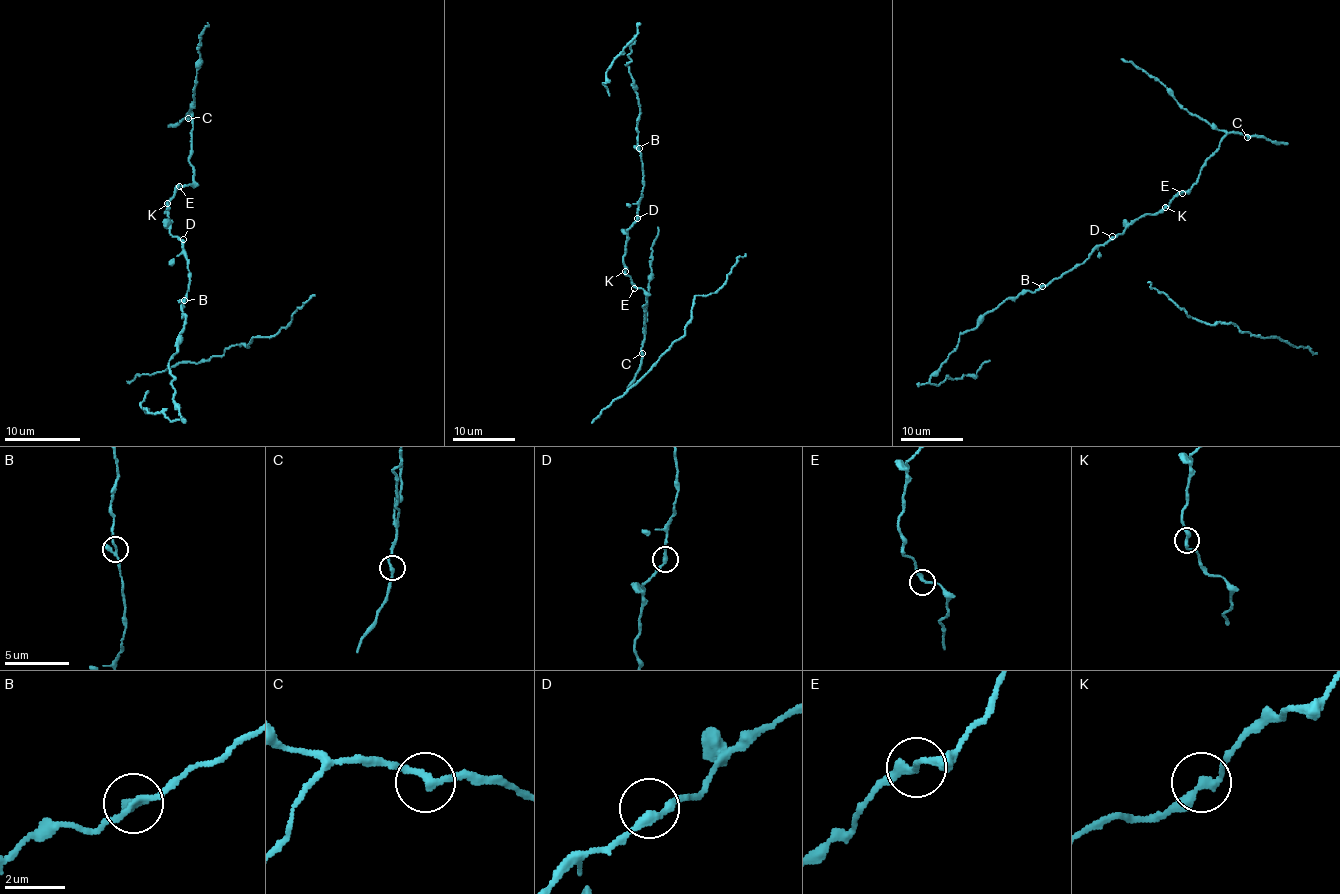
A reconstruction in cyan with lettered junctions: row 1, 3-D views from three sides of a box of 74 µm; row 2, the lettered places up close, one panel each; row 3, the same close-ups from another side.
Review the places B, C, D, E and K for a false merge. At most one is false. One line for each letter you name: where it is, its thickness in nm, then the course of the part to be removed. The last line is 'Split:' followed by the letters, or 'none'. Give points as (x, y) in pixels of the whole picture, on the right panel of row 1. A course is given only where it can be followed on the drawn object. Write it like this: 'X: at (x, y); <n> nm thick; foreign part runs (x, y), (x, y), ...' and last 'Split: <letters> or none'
B: at (1042, 286); 240 nm thick; foreign part runs (1042, 286), (1006, 298), (960, 336), (930, 382), (938, 385), (947, 377), (977, 374), (989, 360)
Split: B

